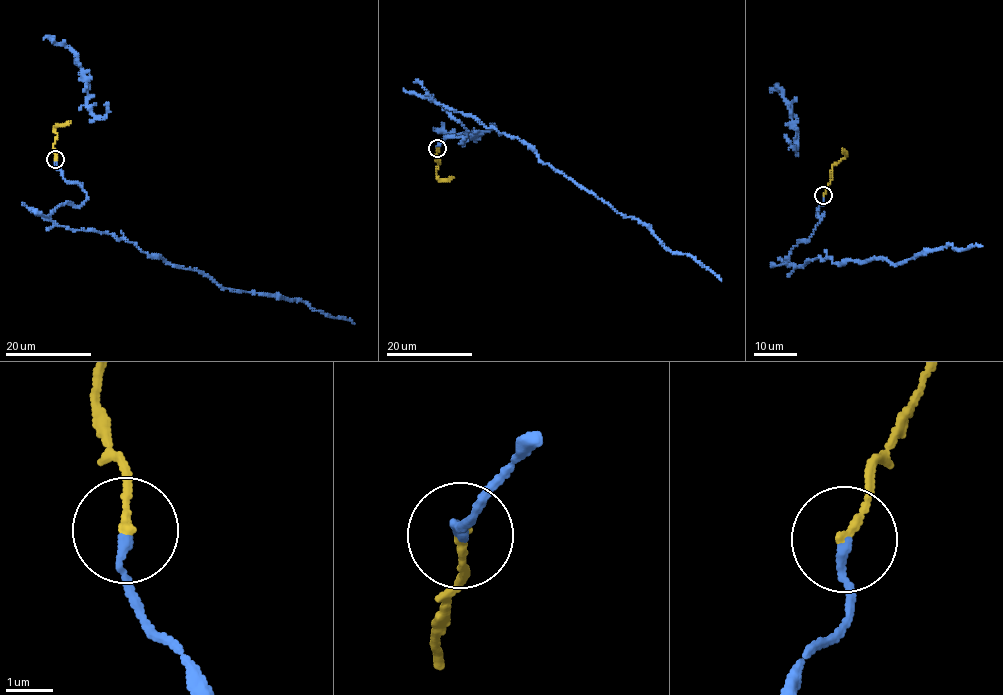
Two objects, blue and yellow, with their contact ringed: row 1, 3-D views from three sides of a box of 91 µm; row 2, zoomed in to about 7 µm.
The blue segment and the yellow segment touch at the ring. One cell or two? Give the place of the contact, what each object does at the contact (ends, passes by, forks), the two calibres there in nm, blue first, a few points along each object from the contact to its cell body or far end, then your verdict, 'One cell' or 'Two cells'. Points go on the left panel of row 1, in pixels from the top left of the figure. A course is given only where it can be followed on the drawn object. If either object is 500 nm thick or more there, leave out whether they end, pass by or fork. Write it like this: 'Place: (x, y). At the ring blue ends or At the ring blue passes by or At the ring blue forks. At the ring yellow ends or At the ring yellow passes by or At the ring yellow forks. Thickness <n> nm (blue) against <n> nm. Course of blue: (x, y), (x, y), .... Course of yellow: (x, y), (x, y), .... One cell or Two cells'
Place: (55, 159). At the ring blue ends. At the ring yellow ends. Thickness 200 nm (blue) against 180 nm. Course of blue: (55, 159), (87, 200), (62, 204), (47, 219), (126, 239), (228, 289), (301, 300), (355, 324). Course of yellow: (55, 159), (54, 128), (70, 121). One cell

